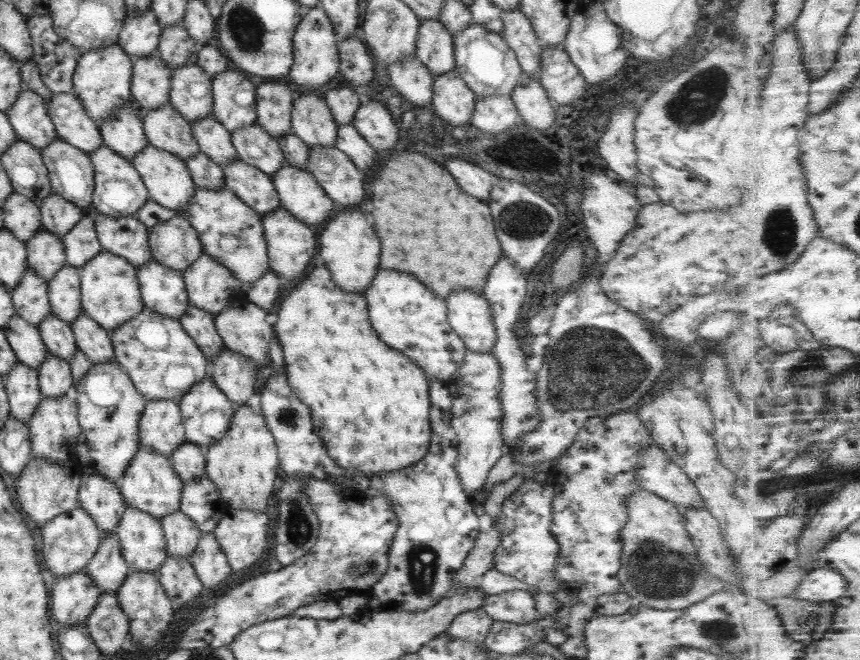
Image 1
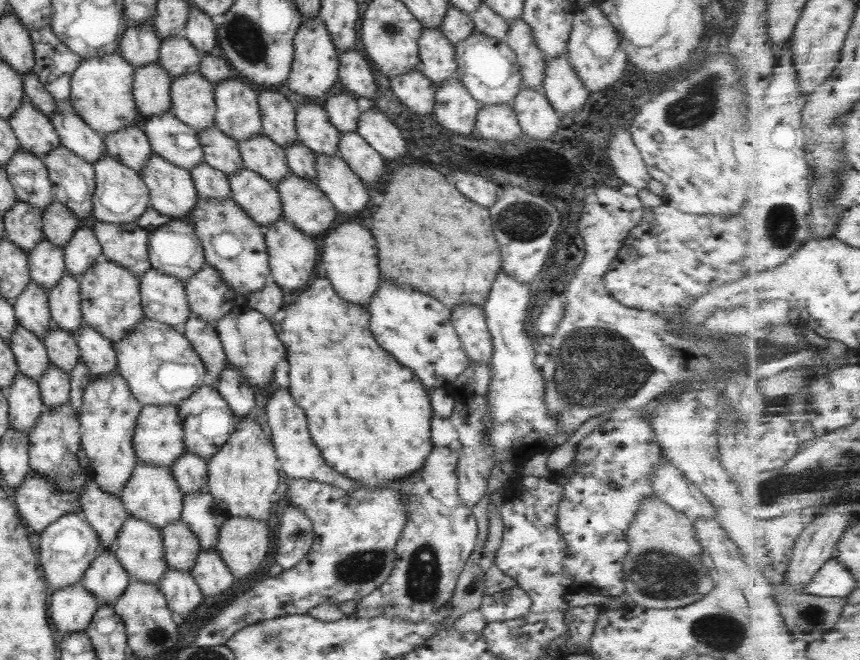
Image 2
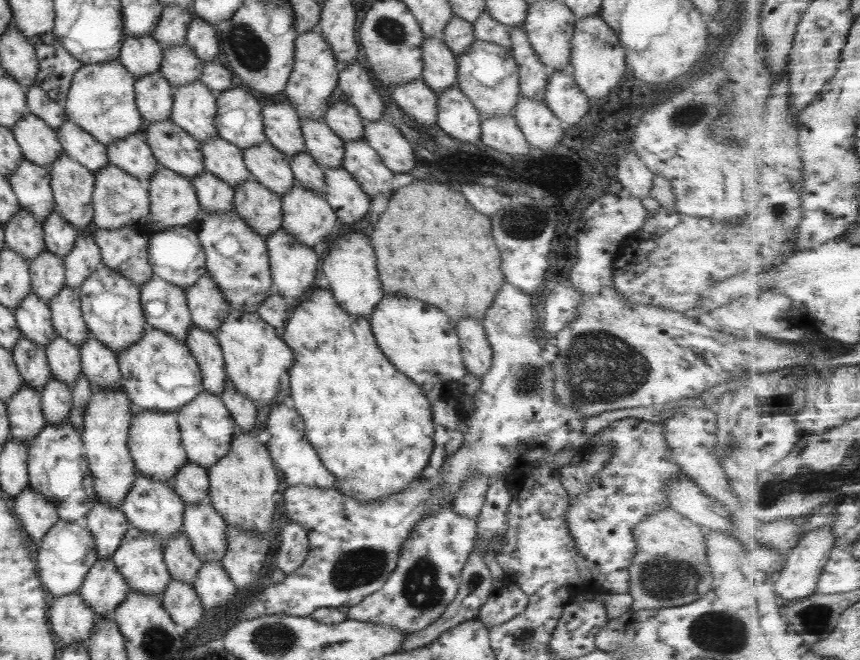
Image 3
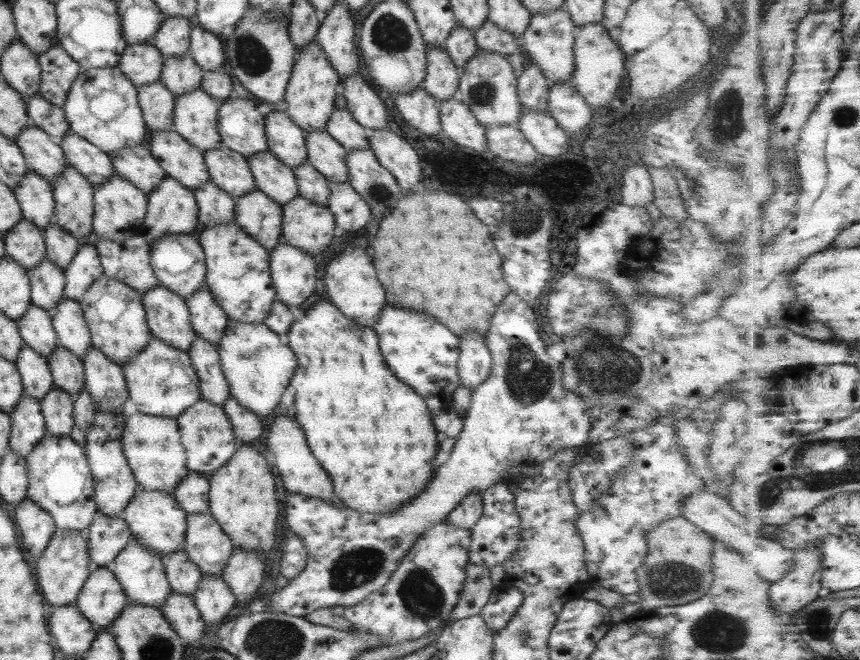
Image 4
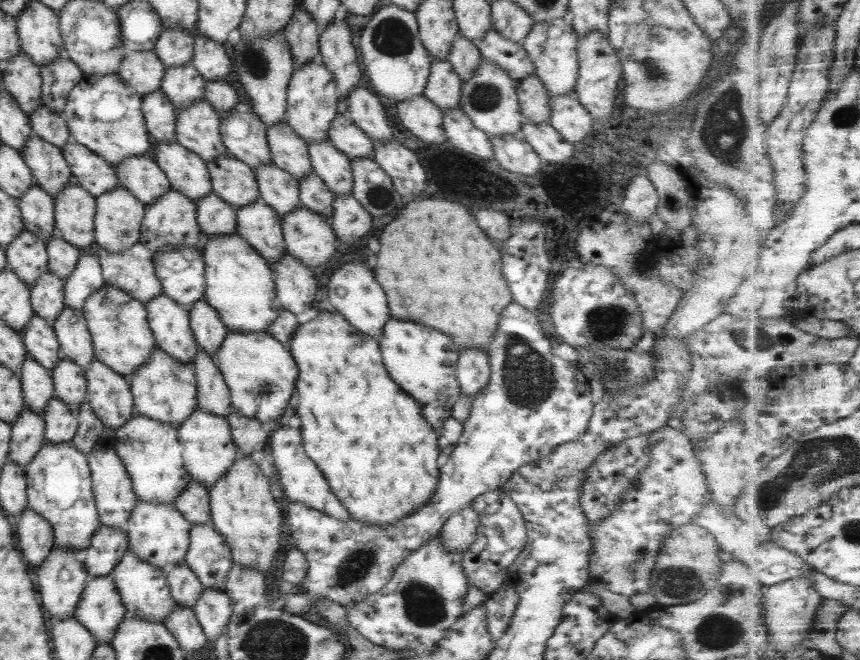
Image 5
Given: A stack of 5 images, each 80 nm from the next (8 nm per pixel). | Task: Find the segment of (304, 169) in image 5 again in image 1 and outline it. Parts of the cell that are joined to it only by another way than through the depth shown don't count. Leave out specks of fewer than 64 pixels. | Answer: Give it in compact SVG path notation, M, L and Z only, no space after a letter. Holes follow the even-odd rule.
M277 80L262 81L256 86L255 120L267 133L277 140L290 132L291 89Z

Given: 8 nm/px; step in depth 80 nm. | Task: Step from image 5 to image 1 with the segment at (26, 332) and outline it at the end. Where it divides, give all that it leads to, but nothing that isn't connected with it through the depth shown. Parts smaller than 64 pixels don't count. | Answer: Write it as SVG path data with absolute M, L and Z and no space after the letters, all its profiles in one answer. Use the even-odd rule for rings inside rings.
M26 267L17 286L9 291L14 314L31 326L38 324L49 315L50 307L46 282Z

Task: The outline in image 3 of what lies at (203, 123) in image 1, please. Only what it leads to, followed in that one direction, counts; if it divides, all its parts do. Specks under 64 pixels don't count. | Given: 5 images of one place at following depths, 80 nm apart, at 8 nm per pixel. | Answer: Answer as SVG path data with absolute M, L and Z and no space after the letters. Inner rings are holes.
M217 134L200 144L205 171L214 174L231 188L251 179L250 173L245 169L242 149L229 144L229 141L223 140Z

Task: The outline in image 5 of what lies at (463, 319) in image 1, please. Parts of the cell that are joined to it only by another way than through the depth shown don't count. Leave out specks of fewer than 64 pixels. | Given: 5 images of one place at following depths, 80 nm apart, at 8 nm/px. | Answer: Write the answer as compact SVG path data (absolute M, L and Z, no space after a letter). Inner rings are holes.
M478 348L458 352L455 378L460 392L472 398L488 381L490 375L488 355Z

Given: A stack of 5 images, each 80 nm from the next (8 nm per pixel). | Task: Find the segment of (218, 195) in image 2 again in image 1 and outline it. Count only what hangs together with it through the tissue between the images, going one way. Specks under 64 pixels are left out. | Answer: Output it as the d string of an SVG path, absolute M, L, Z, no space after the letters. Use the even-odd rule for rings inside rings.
M197 151L184 161L187 173L197 189L217 190L224 187L223 172L220 165L209 160L201 151Z

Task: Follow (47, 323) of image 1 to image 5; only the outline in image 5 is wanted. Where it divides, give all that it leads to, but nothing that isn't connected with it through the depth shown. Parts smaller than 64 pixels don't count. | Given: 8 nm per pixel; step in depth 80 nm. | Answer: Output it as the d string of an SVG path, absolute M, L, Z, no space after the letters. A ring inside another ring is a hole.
M60 358L49 373L53 385L53 396L69 406L70 410L77 410L85 396L84 370L70 360Z

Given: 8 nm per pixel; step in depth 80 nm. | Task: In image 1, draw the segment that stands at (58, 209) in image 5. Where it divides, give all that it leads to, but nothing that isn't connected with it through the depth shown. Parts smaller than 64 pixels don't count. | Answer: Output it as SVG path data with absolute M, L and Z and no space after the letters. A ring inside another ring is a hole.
M56 136L55 140L40 149L40 155L47 170L51 193L70 201L79 209L88 207L93 196L93 170L87 153Z

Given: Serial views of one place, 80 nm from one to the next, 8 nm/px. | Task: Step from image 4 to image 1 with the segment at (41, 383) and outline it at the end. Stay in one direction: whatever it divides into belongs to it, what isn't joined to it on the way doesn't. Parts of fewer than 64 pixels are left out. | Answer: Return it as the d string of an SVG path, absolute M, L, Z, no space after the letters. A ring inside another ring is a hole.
M13 314L3 332L16 360L27 368L37 370L47 353L38 328Z

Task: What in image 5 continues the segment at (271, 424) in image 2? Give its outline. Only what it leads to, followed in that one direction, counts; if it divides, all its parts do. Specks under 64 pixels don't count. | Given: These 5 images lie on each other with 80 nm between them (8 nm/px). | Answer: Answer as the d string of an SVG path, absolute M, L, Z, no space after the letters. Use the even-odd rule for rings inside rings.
M284 425L273 426L267 452L273 457L273 468L279 475L282 491L289 502L300 502L309 508L316 508L337 520L347 520L348 512L341 506L327 484L325 478L311 460L305 456L300 439L300 429Z

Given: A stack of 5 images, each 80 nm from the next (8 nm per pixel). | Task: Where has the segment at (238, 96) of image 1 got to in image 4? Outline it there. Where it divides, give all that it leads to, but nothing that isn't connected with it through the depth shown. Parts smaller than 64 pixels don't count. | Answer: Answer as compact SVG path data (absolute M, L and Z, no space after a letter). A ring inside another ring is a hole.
M233 94L221 101L217 114L216 129L222 145L246 159L267 149L264 115L250 99Z

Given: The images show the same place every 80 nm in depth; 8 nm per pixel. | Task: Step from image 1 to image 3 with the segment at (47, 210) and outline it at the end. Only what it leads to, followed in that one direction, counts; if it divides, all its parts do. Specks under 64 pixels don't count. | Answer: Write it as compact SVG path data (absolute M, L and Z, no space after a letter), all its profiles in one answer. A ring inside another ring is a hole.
M55 210L47 215L41 228L44 250L61 257L71 250L73 240L77 239L79 234L79 231L63 220Z

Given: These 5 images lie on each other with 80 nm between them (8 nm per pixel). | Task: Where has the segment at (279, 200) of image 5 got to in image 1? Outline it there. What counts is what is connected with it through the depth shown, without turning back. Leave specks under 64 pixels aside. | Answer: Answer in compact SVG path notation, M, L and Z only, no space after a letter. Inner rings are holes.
M256 122L230 132L236 158L271 177L284 164L278 142Z

